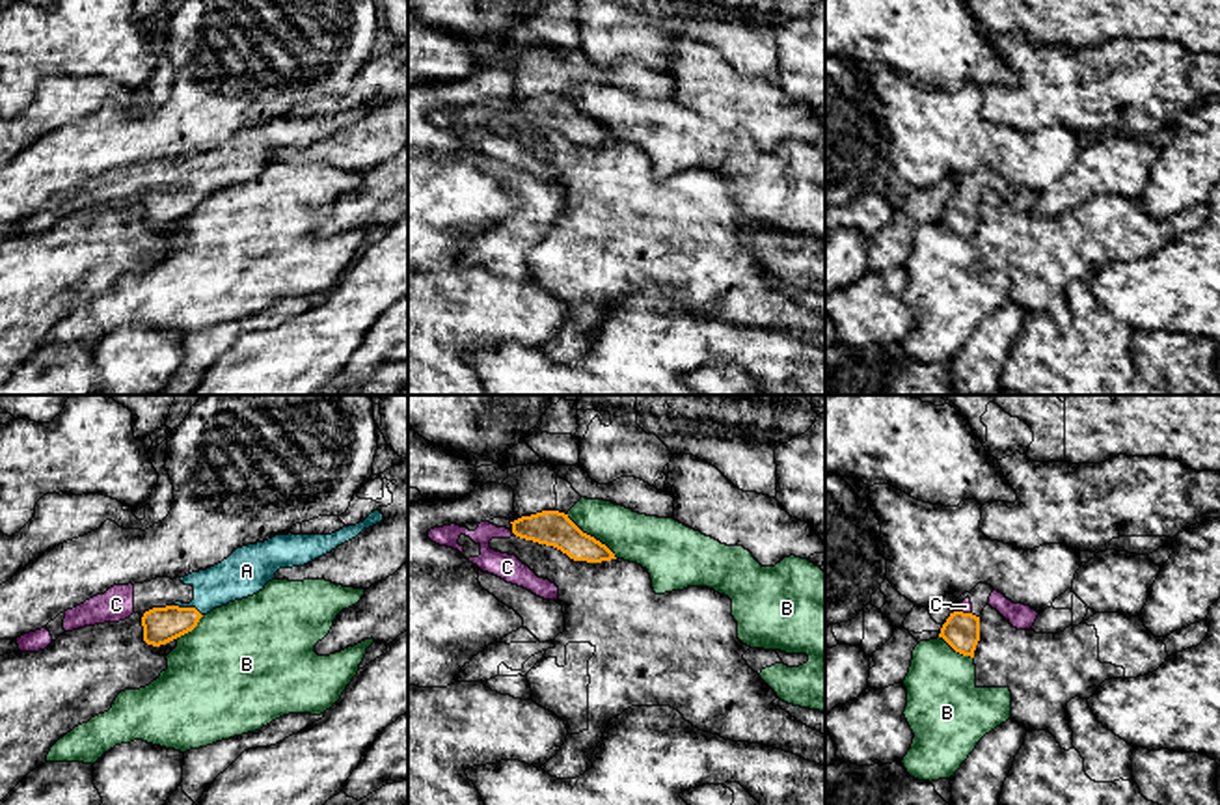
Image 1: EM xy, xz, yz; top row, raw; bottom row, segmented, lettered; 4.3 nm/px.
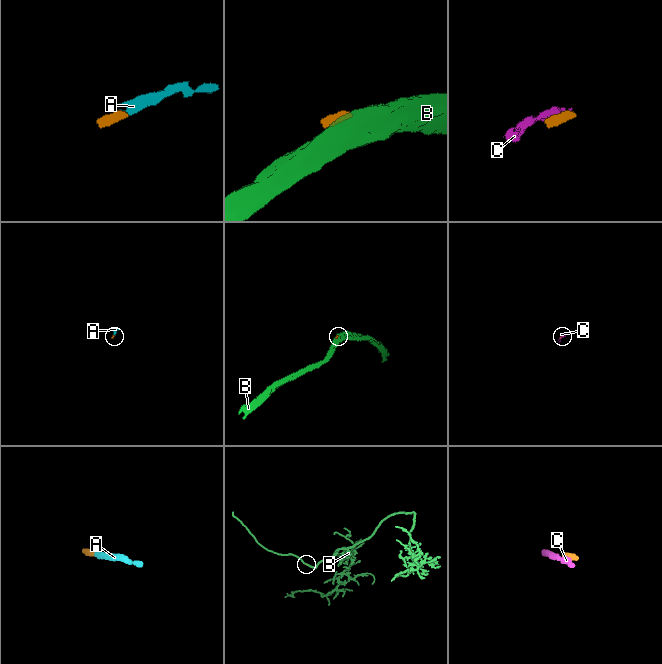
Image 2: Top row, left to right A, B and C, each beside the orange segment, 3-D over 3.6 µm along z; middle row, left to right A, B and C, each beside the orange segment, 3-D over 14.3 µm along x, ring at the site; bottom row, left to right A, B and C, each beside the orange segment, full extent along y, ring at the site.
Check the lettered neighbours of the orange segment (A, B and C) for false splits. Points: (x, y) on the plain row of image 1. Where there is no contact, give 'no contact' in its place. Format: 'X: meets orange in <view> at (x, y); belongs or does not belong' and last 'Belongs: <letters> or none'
A: meets orange in xy at (187, 191); belongs
B: meets orange in xz at (589, 118); does not belong
C: meets orange in yz at (965, 196); belongs
Belongs: A, C

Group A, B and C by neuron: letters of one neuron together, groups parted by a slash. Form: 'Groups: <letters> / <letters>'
Groups: A C / B

